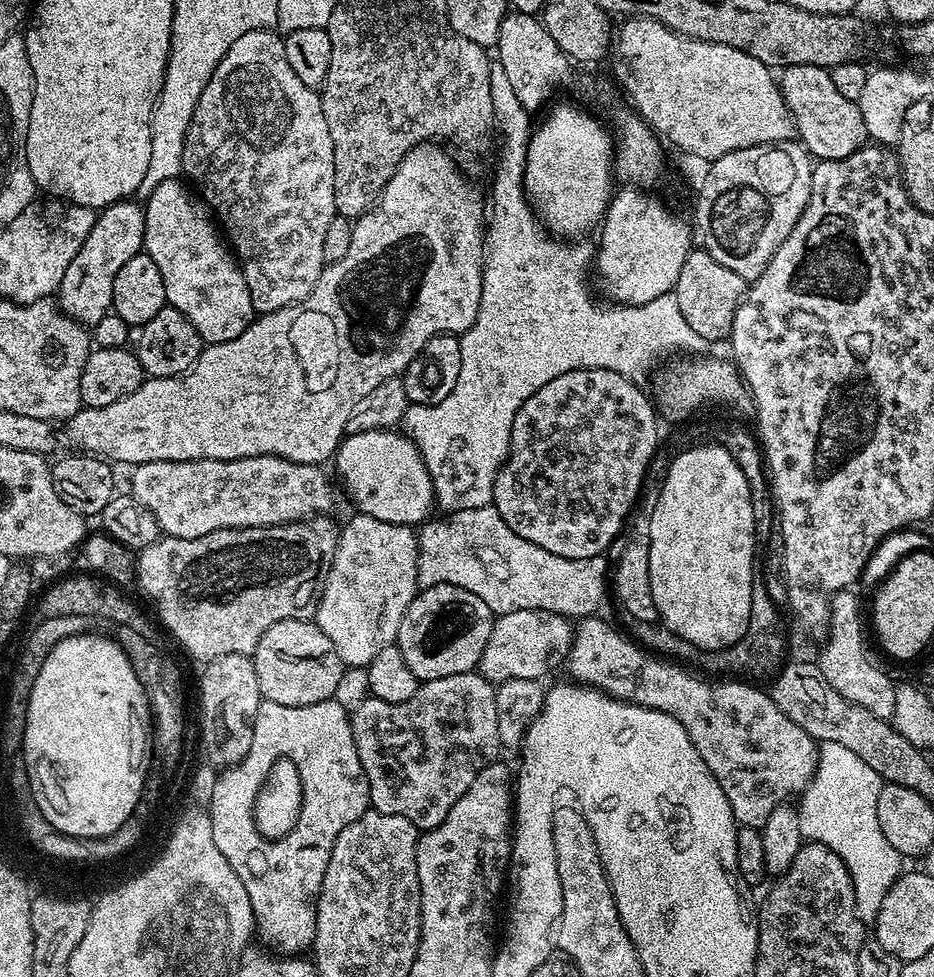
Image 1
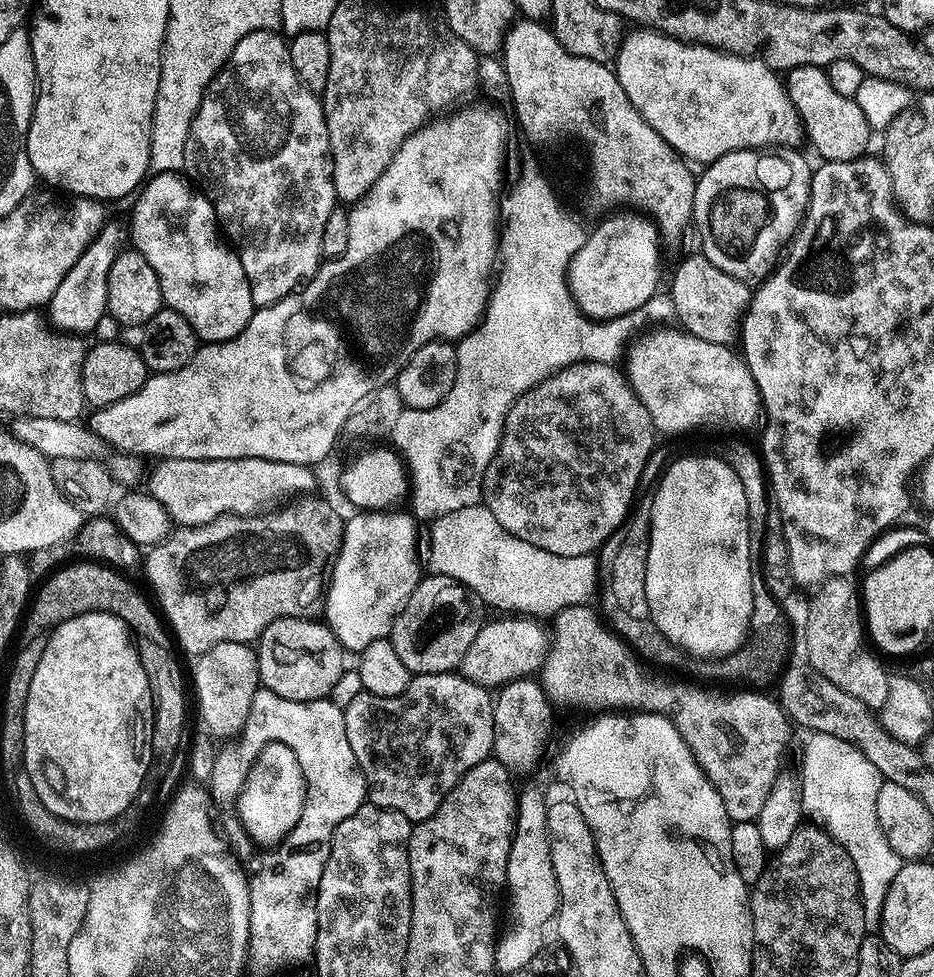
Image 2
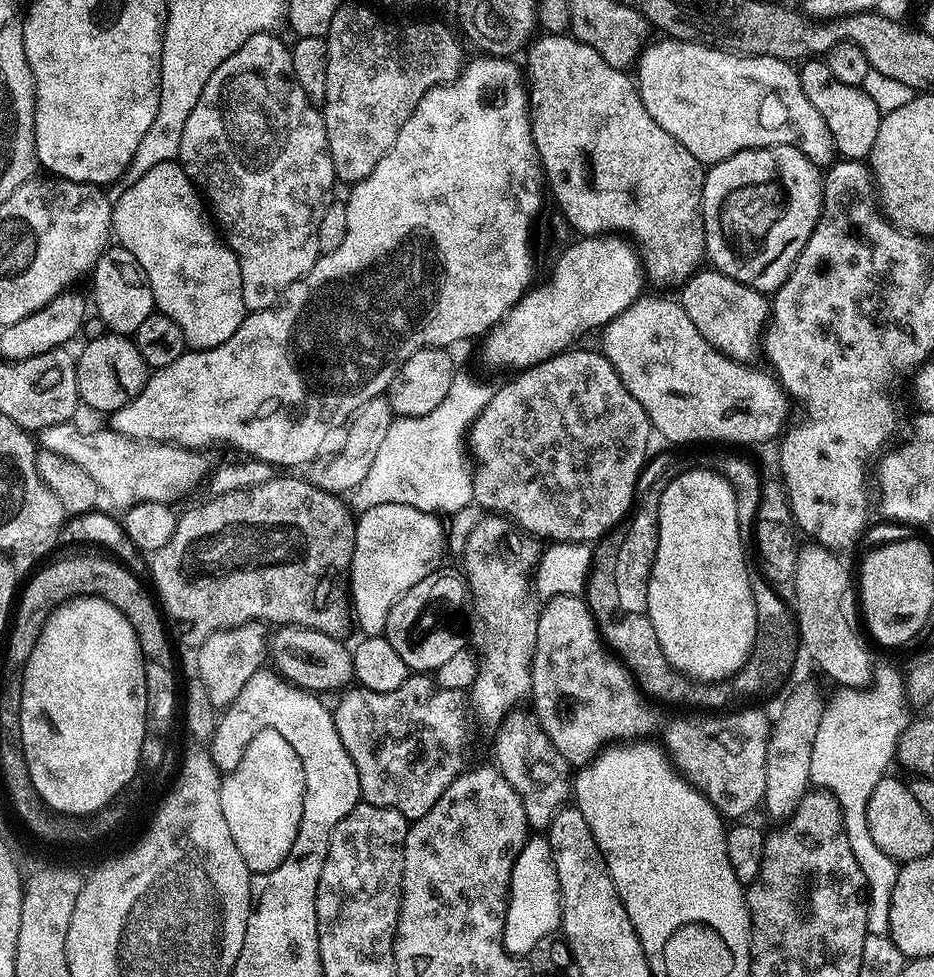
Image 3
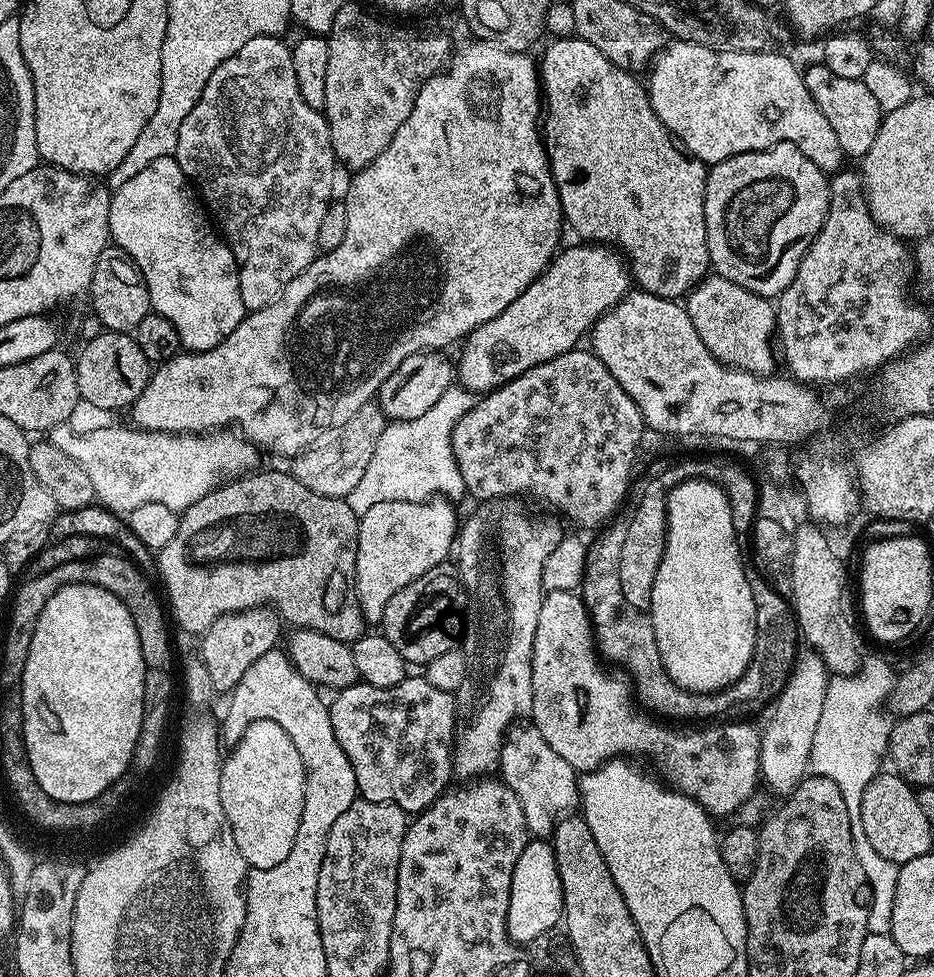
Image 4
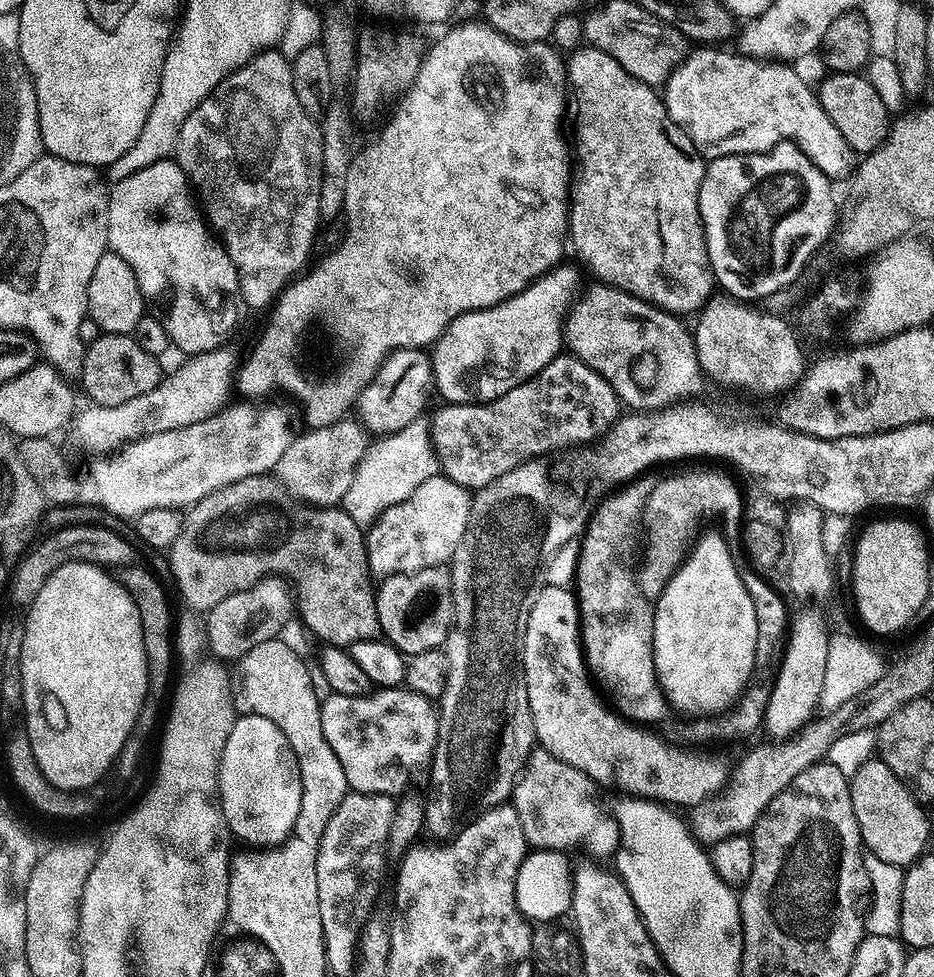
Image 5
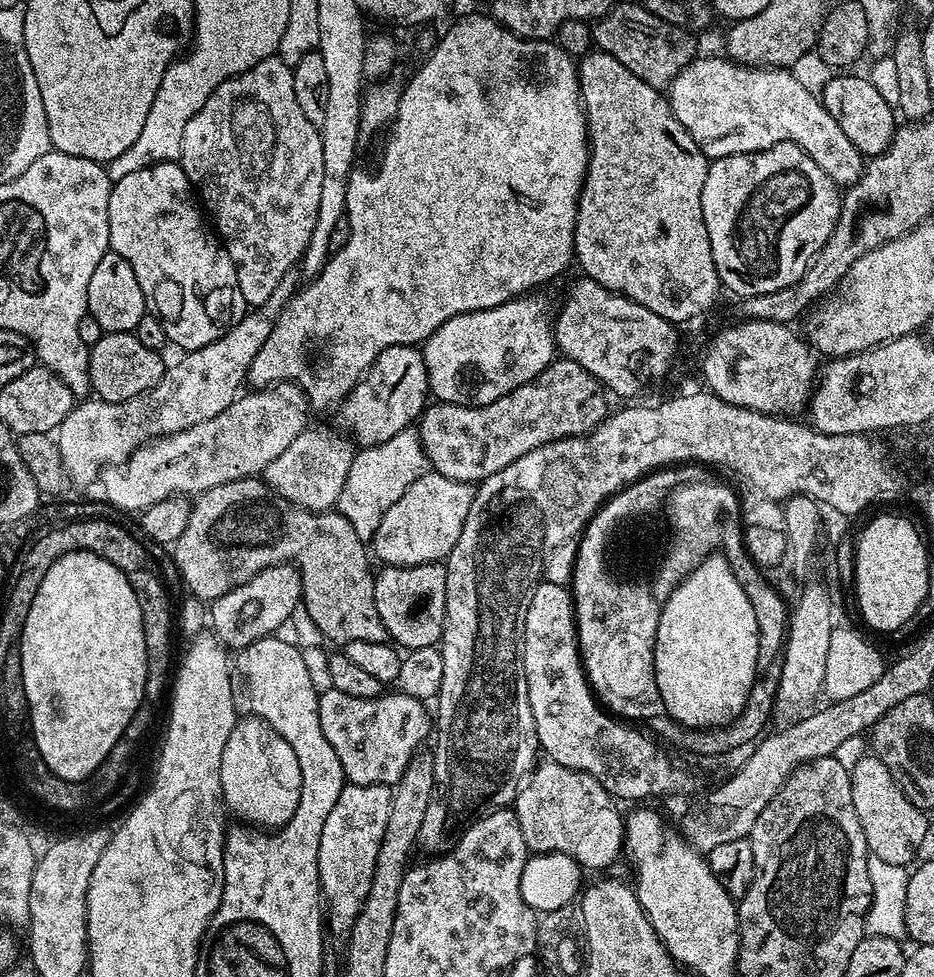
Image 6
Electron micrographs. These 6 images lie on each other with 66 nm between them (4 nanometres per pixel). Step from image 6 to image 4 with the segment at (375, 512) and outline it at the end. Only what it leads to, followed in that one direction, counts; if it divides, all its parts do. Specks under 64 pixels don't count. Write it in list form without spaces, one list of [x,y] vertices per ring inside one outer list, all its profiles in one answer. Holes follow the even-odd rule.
[[[453,386],[446,390],[446,394],[442,394],[442,398],[438,398],[438,402],[434,402],[434,406],[430,406],[430,410],[426,410],[426,414],[409,420],[391,421],[386,430],[382,430],[382,438],[378,438],[378,446],[370,457],[370,463],[358,481],[358,486],[354,486],[354,490],[350,490],[350,494],[346,497],[350,510],[363,514],[366,510],[370,510],[370,506],[378,506],[378,502],[423,504],[436,497],[447,498],[452,502],[465,499],[464,479],[458,470],[458,462],[452,449],[452,431],[472,407],[474,407],[473,393],[467,388]]]

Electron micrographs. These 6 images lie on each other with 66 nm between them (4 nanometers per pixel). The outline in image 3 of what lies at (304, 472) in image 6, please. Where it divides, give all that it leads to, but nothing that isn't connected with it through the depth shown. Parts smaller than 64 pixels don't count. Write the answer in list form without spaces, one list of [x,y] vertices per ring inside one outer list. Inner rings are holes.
[[[387,395],[375,396],[370,398],[370,402],[362,402],[362,406],[358,406],[350,423],[343,429],[344,441],[341,442],[340,449],[330,453],[328,457],[325,455],[317,459],[311,465],[310,471],[313,472],[311,475],[314,477],[314,483],[327,492],[351,493],[360,485],[362,478],[370,474],[370,466],[378,455],[378,449],[382,447],[382,441],[385,440],[393,419],[392,404],[388,401]]]

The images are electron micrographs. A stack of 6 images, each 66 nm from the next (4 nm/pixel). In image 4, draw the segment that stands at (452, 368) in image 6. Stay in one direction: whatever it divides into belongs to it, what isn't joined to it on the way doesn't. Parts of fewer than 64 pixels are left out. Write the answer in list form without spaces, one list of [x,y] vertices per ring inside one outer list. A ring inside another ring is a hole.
[[[576,242],[573,248],[566,248],[557,251],[552,263],[502,314],[468,333],[460,361],[454,364],[459,387],[487,394],[518,379],[526,370],[573,351],[592,325],[628,295],[630,269],[617,249],[591,242]]]

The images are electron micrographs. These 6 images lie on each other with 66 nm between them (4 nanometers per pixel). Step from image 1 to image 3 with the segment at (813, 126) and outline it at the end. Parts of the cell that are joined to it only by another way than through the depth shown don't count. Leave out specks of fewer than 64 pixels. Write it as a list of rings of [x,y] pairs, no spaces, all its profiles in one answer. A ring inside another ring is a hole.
[[[809,58],[799,65],[802,90],[806,90],[806,98],[810,98],[814,110],[826,122],[826,130],[830,130],[832,141],[836,144],[837,153],[846,160],[863,161],[871,157],[872,147],[878,138],[878,126],[881,113],[878,106],[866,94],[863,87],[838,82],[834,74],[830,74],[830,66],[820,58]]]

